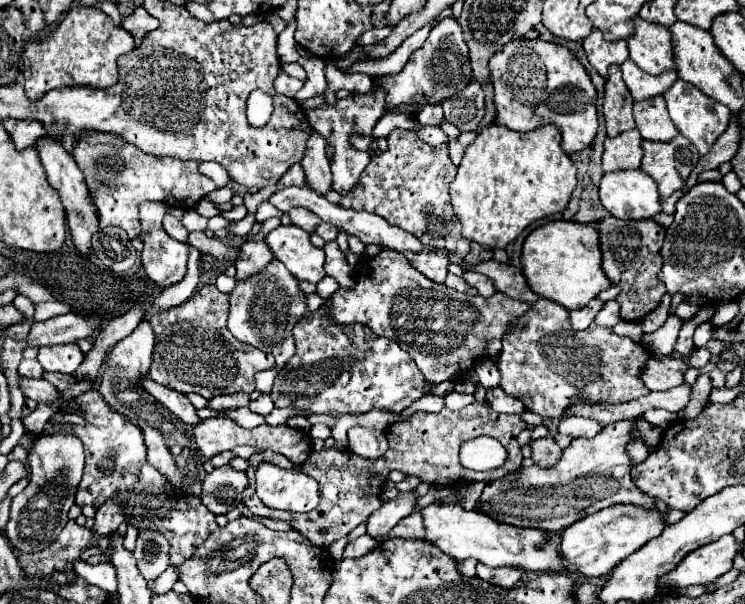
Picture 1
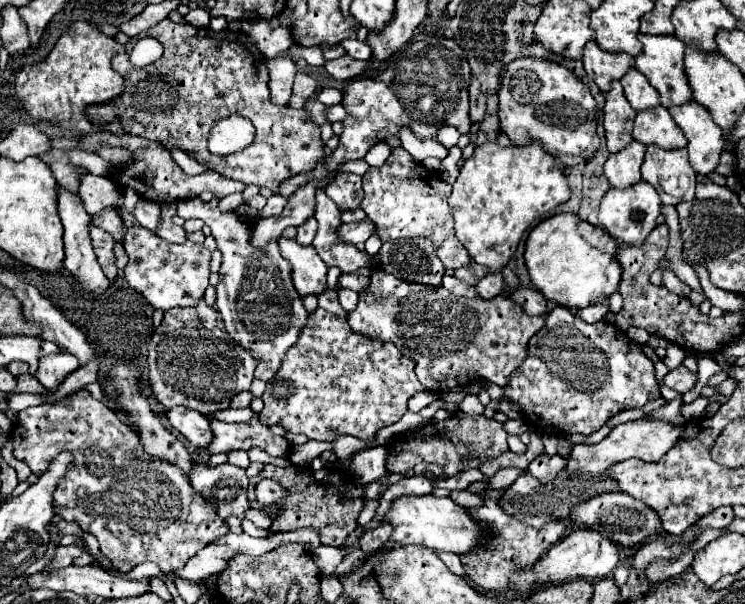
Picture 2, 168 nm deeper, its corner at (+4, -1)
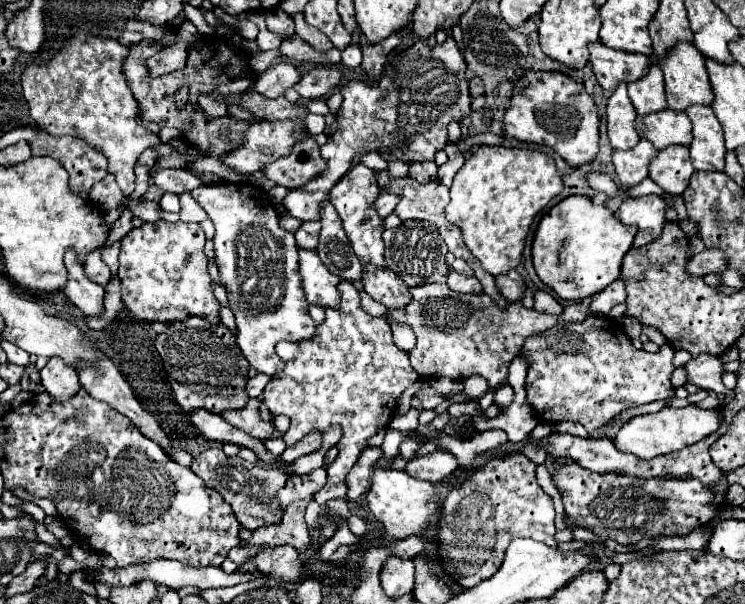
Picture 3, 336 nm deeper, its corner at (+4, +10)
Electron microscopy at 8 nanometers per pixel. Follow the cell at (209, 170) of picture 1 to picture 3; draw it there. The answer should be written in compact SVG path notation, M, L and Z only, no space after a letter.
M74 36L66 40L64 48L48 64L32 64L22 74L24 98L36 126L52 136L78 136L92 148L98 148L108 158L110 174L116 176L126 196L134 192L134 166L138 156L146 148L160 144L156 134L136 122L138 102L122 72L122 62L128 52L126 46L112 38Z

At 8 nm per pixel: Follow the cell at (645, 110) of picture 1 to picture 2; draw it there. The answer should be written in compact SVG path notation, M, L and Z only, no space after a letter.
M652 107L650 111L638 111L634 121L634 139L644 145L658 145L662 149L686 147L686 137L670 117L668 109Z

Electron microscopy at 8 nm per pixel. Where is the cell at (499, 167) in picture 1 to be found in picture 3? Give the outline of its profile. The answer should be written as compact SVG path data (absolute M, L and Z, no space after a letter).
M480 146L454 176L446 218L462 230L468 250L480 260L482 268L492 276L502 276L502 272L520 264L536 214L560 192L562 178L556 172L554 158L544 152Z

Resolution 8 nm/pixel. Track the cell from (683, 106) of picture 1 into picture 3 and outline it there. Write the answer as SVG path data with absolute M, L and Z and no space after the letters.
M690 106L686 114L692 120L694 140L690 144L690 158L696 170L724 170L724 136L718 118L708 106Z

